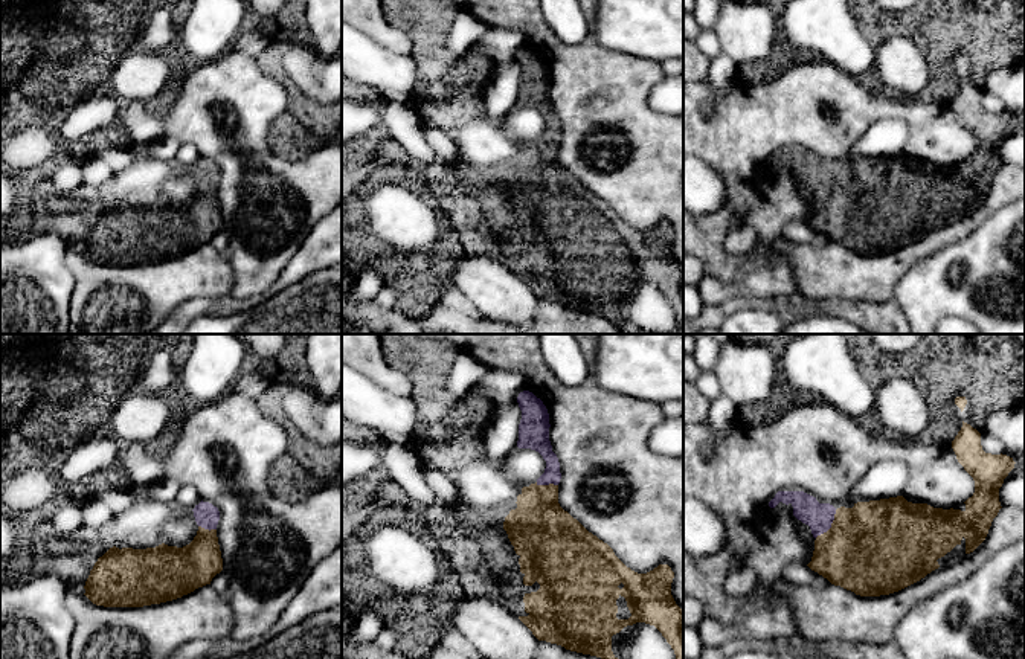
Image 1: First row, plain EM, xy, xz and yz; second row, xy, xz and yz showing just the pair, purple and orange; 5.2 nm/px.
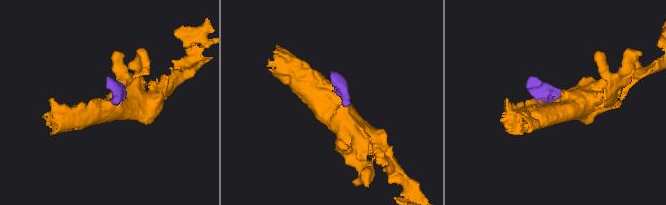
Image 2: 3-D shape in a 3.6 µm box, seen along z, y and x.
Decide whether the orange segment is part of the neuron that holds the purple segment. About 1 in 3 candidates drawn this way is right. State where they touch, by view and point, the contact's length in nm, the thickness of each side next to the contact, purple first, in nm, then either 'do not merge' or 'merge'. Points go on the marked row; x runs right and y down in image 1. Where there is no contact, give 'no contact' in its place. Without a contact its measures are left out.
yz (830, 527) | 190 nm | 140/480 nm | merge

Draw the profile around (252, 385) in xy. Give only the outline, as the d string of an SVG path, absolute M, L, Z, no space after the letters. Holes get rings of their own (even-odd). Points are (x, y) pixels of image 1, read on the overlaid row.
M256 372L241 374L233 383L233 391L258 401L258 398L270 387L272 381L272 378Z

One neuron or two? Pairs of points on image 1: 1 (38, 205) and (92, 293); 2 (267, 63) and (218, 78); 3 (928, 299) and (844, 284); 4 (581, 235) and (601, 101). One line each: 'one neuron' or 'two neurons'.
1: two neurons
2: two neurons
3: two neurons
4: two neurons

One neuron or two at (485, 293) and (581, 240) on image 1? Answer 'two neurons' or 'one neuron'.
two neurons

